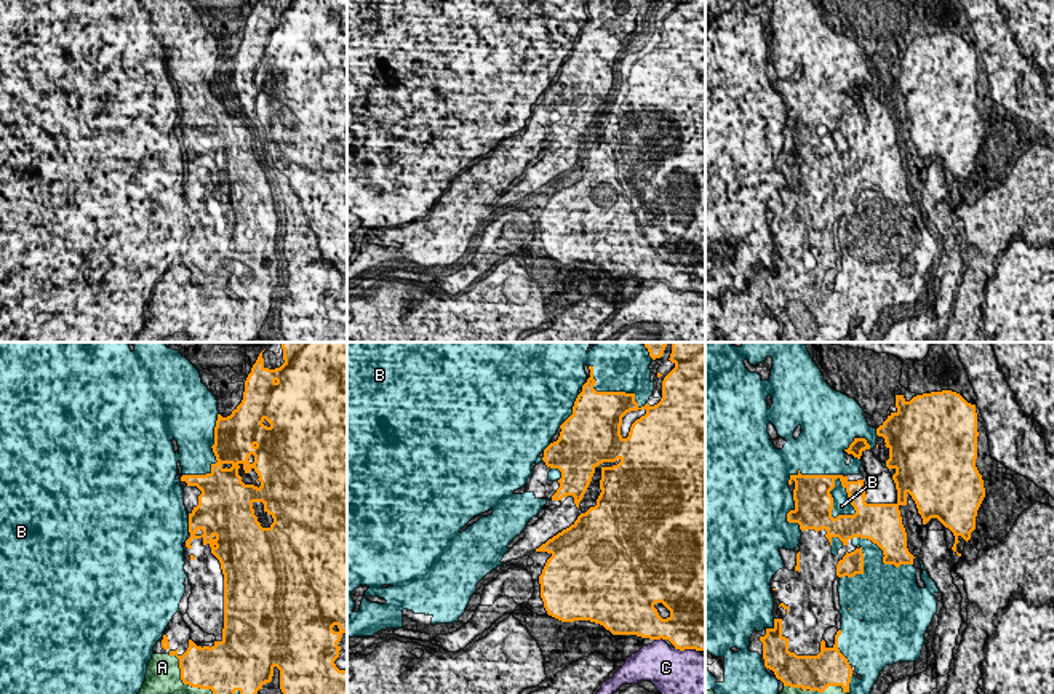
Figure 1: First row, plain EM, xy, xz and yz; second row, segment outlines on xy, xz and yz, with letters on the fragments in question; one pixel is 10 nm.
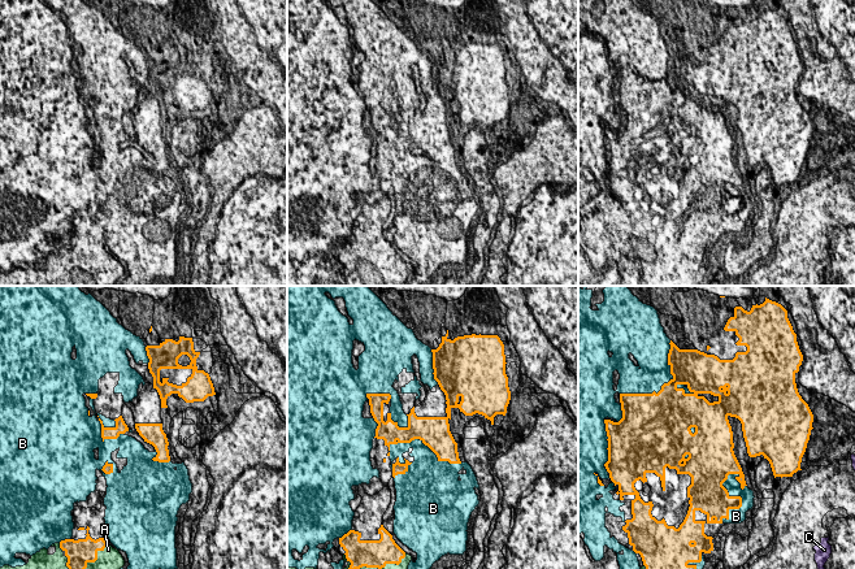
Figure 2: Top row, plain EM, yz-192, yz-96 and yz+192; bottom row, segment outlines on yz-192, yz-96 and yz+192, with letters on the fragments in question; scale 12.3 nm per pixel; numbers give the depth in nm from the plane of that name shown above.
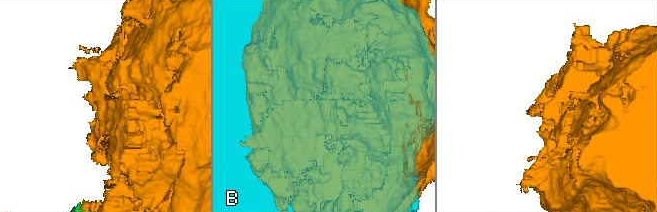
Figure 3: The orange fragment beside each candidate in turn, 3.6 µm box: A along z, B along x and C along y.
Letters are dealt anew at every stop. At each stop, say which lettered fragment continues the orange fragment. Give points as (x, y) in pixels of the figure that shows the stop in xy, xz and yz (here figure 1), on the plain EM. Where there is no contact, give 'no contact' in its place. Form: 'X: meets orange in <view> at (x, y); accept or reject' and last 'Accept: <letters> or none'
A: meets orange in xy at (186, 325); reject
B: meets orange in yz at (830, 117); reject
C: meets orange in xz at (686, 290); reject
Accept: none

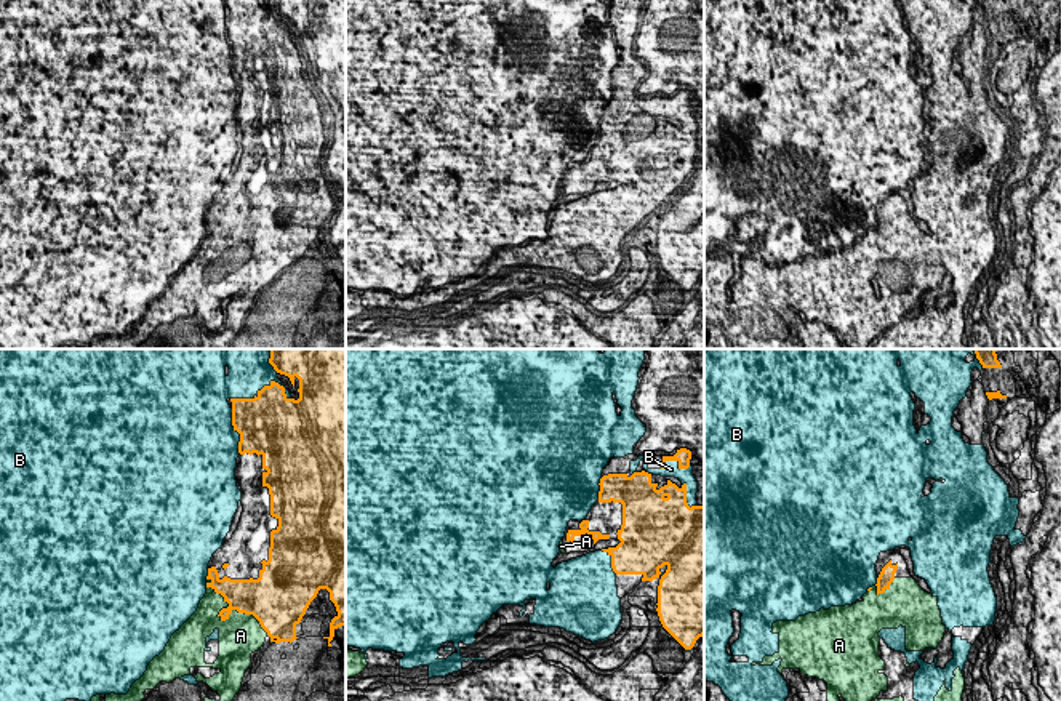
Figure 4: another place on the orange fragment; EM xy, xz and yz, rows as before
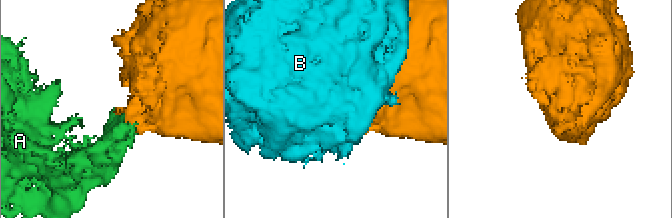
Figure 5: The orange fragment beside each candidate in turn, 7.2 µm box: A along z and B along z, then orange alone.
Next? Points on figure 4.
A: meets orange in xy at (228, 258); reject
B: meets orange in xy at (264, 28); reject
Accept: none

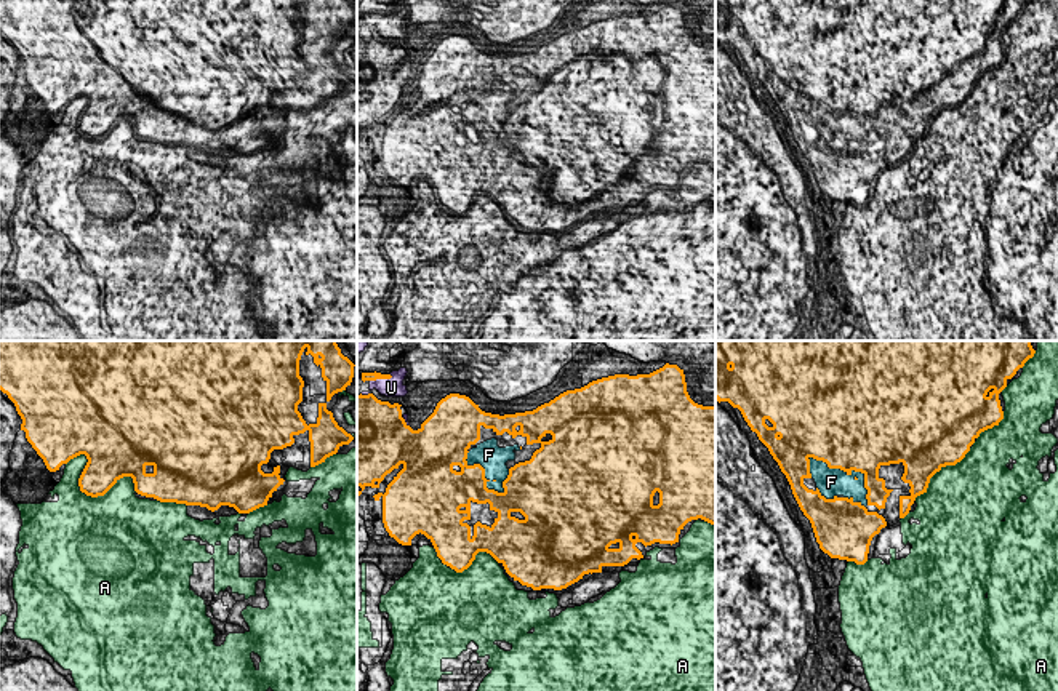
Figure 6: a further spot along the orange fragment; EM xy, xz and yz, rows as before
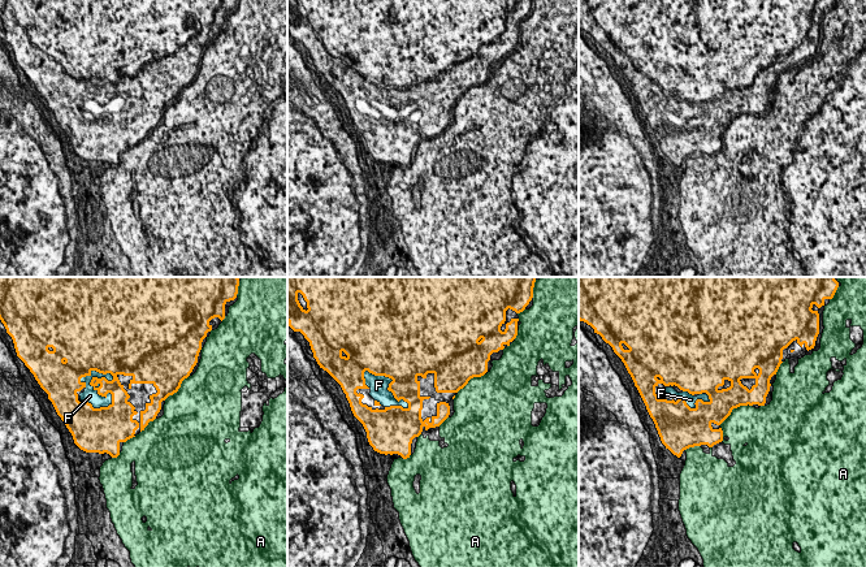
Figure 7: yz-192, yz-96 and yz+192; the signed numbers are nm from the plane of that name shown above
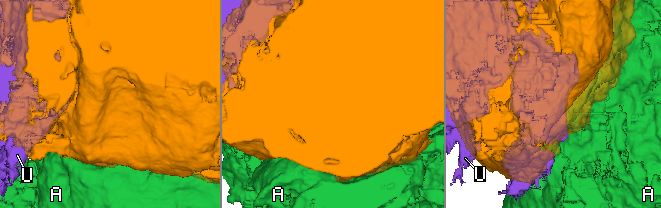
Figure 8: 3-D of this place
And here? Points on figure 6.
A: meets orange in xy at (108, 131); reject
F: meets orange in yz at (850, 115); accept
U: meets orange in xz at (381, 19); reject
Accept: F

